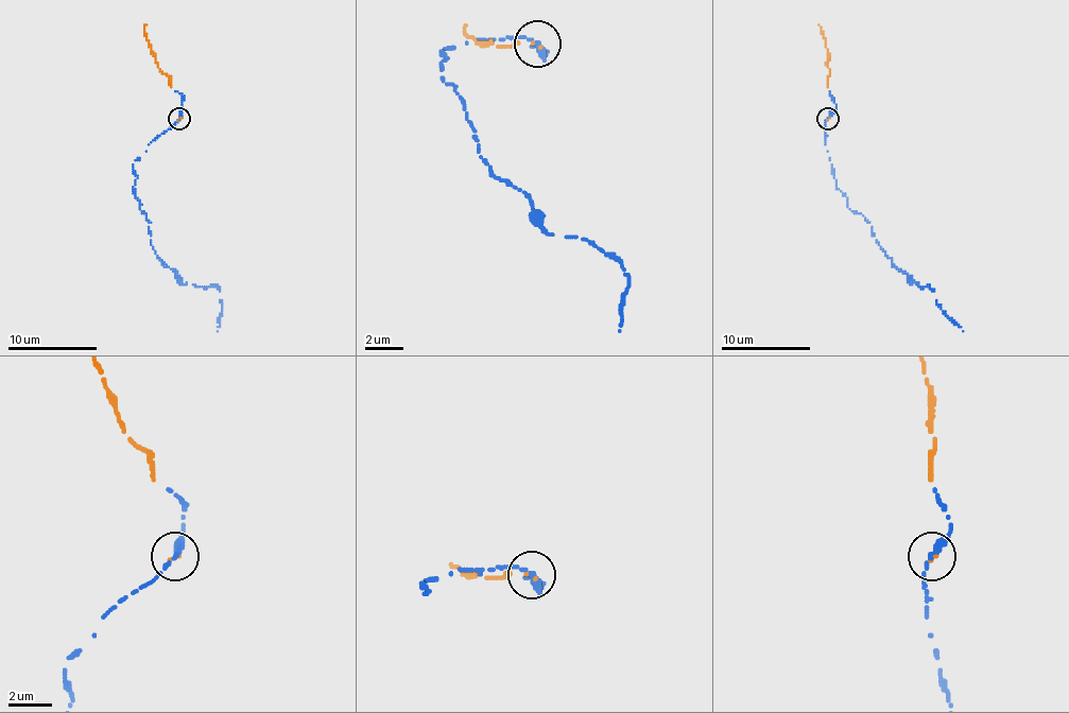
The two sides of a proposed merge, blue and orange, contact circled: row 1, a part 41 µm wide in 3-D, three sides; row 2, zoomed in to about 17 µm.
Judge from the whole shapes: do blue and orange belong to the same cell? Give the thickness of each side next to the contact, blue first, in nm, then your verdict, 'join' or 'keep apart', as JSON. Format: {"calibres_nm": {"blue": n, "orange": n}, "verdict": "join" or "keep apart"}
{"calibres_nm": {"blue": 280, "orange": 140}, "verdict": "join"}

